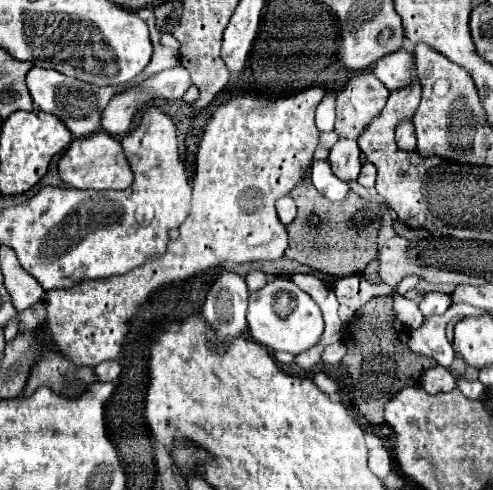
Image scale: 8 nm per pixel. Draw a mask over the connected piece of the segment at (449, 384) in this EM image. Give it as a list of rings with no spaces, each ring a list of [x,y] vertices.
[[[435,366],[431,370],[427,370],[421,378],[421,386],[429,392],[429,394],[437,394],[437,392],[449,392],[457,386],[455,378],[451,376],[449,370],[445,370],[443,366]]]

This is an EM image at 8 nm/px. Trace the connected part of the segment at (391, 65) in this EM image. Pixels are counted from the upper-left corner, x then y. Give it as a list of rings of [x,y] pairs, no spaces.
[[[399,50],[395,54],[383,56],[373,64],[373,74],[389,90],[397,90],[397,88],[405,86],[415,76],[413,56],[409,52],[405,52],[405,50]]]

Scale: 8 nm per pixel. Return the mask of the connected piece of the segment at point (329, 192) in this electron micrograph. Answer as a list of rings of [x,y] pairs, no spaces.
[[[315,160],[315,164],[311,166],[311,182],[315,184],[315,188],[329,200],[333,202],[341,202],[347,198],[349,194],[349,184],[345,180],[339,180],[333,172],[331,166],[327,164],[327,160]]]

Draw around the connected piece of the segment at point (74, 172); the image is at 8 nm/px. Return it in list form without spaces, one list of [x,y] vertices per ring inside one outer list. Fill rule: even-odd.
[[[97,132],[85,138],[75,138],[67,152],[57,162],[59,176],[73,188],[95,188],[95,190],[123,190],[133,182],[133,172],[123,154],[121,142],[107,132]]]

